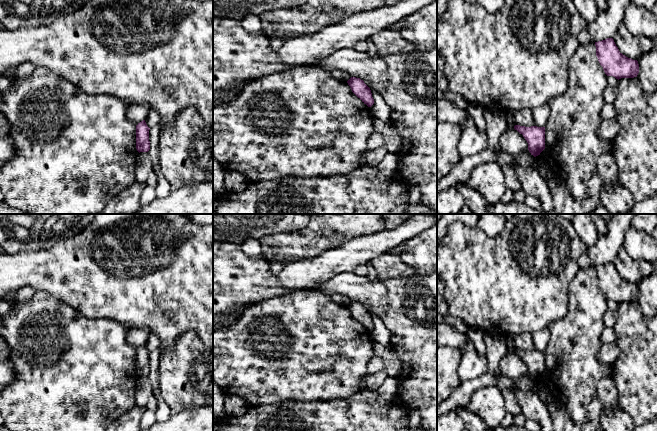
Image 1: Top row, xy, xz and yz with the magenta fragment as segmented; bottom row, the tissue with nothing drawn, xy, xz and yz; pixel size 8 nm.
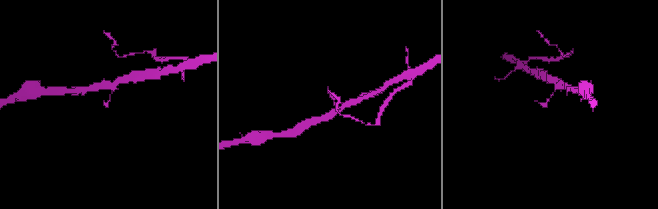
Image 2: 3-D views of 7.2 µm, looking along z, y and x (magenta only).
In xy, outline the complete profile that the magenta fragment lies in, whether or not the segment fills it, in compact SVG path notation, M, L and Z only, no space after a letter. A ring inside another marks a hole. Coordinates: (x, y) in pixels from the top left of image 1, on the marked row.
M145 120L136 125L136 149L139 153L150 150L149 130Z

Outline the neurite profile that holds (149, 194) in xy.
M147 185L140 198L140 206L149 204L156 198L157 198L157 195L156 195L155 188Z

